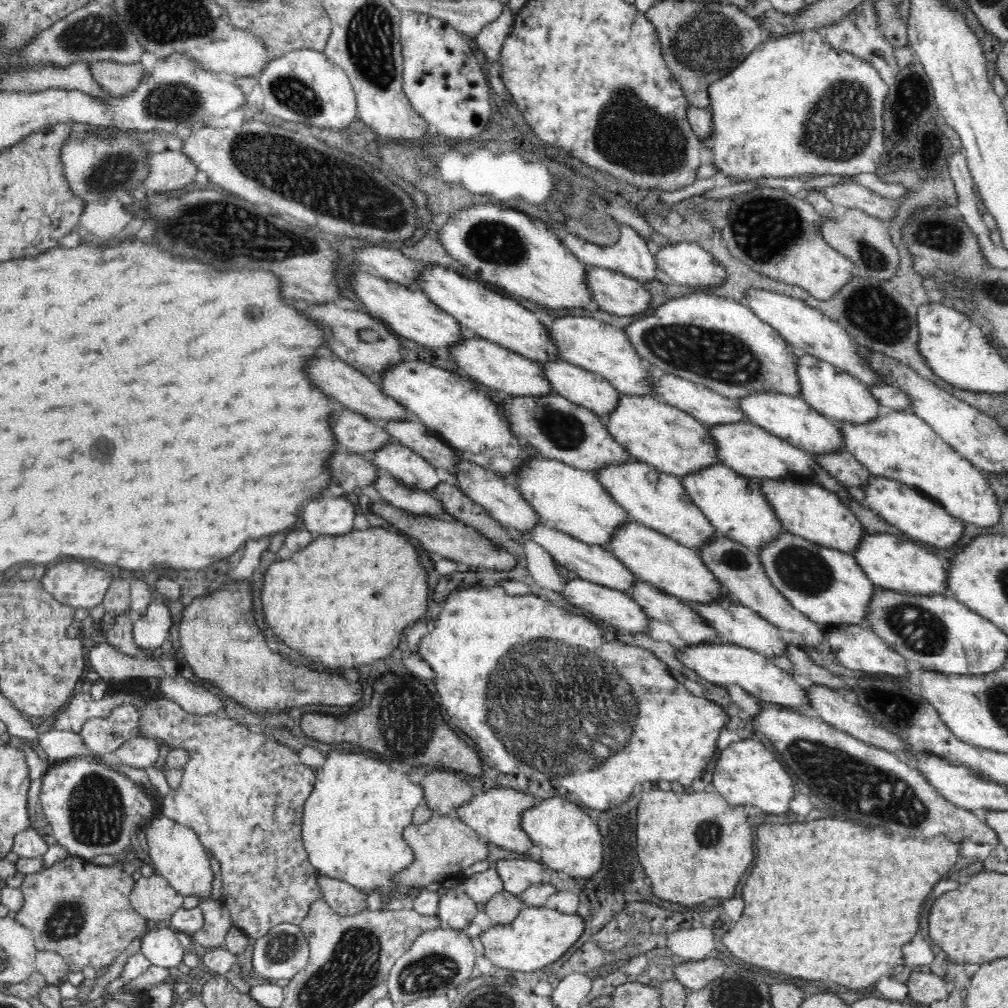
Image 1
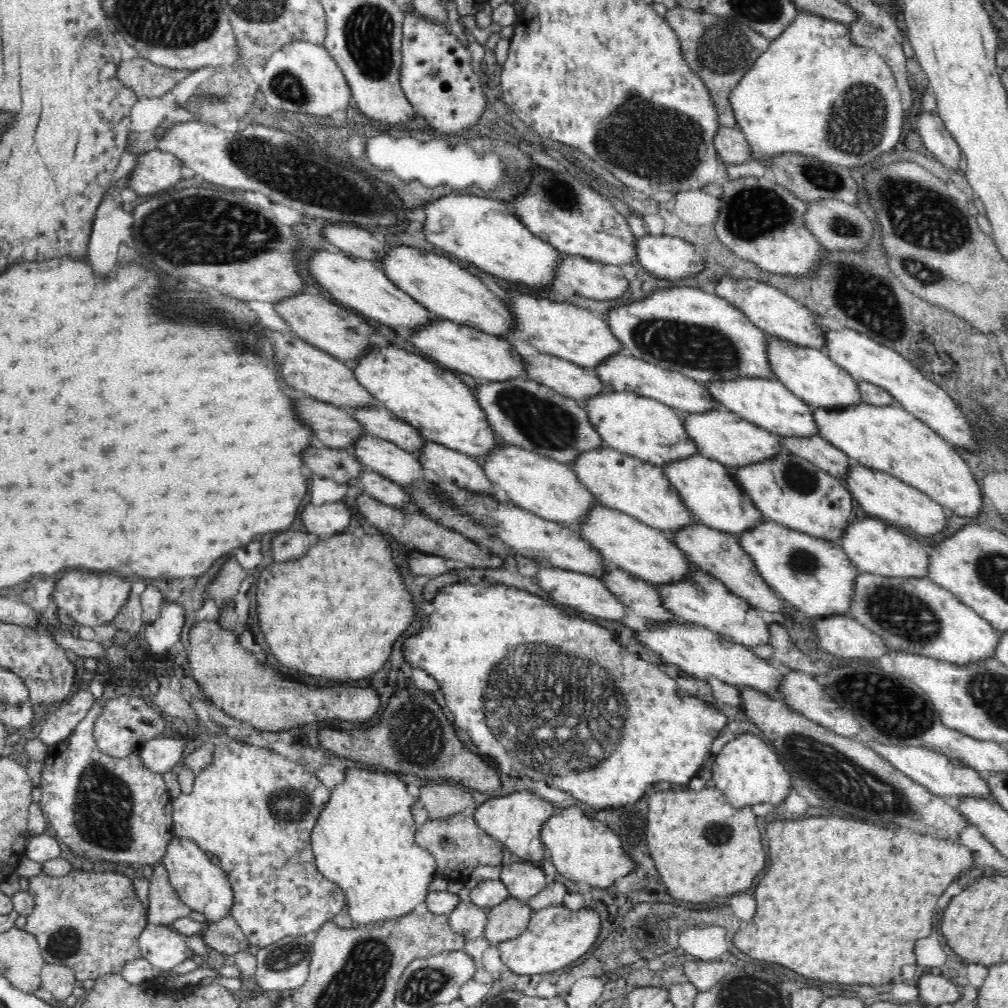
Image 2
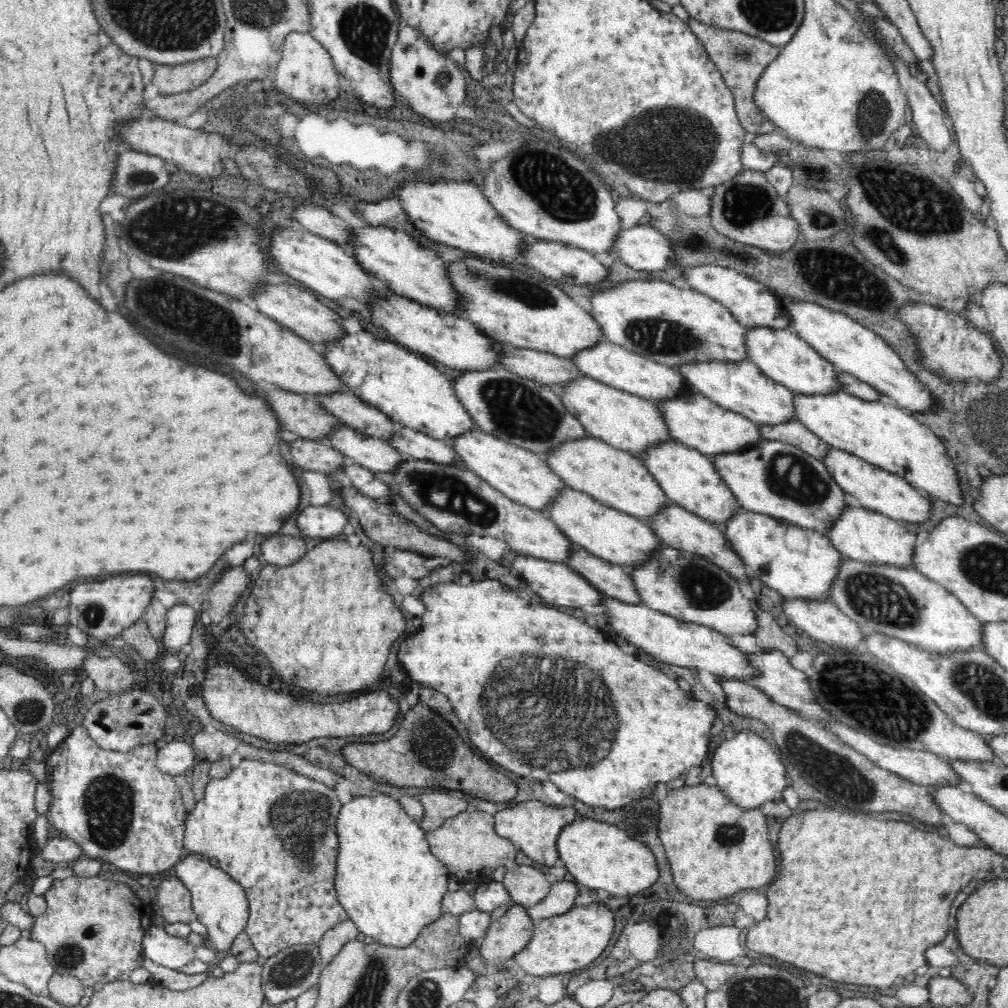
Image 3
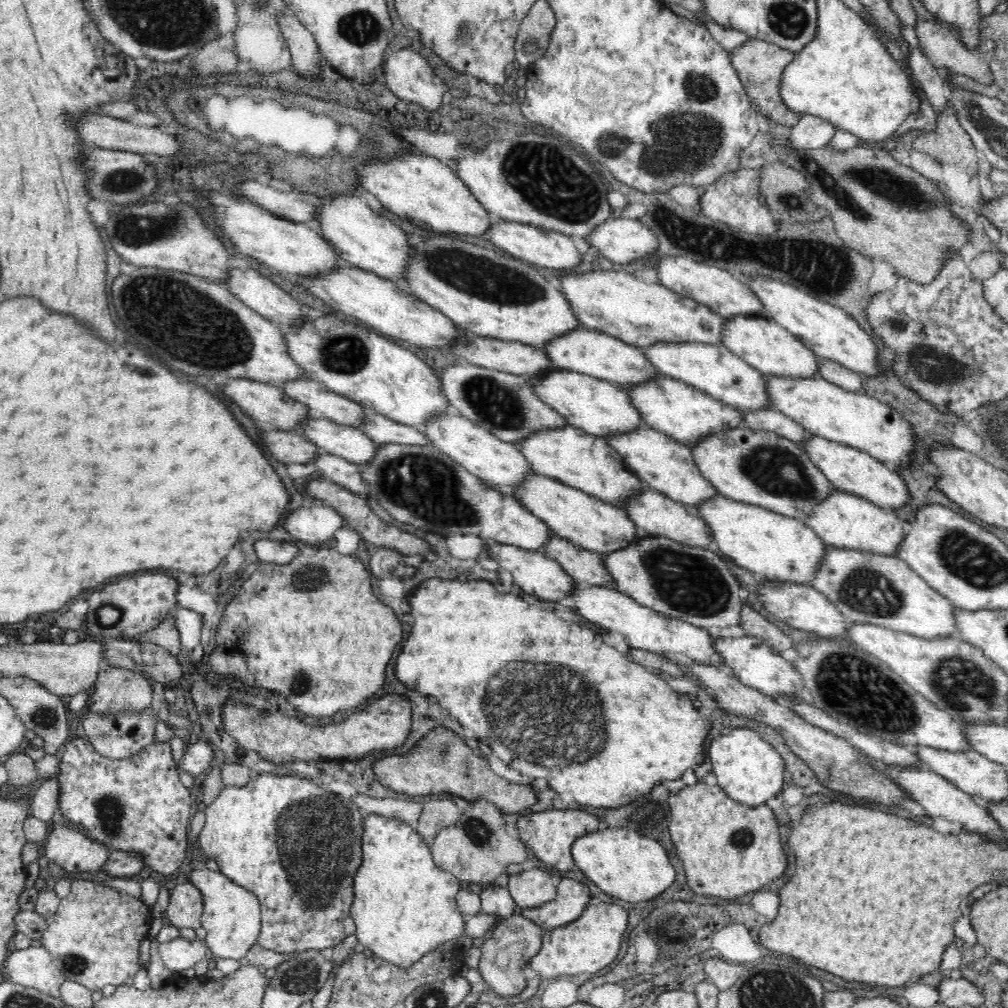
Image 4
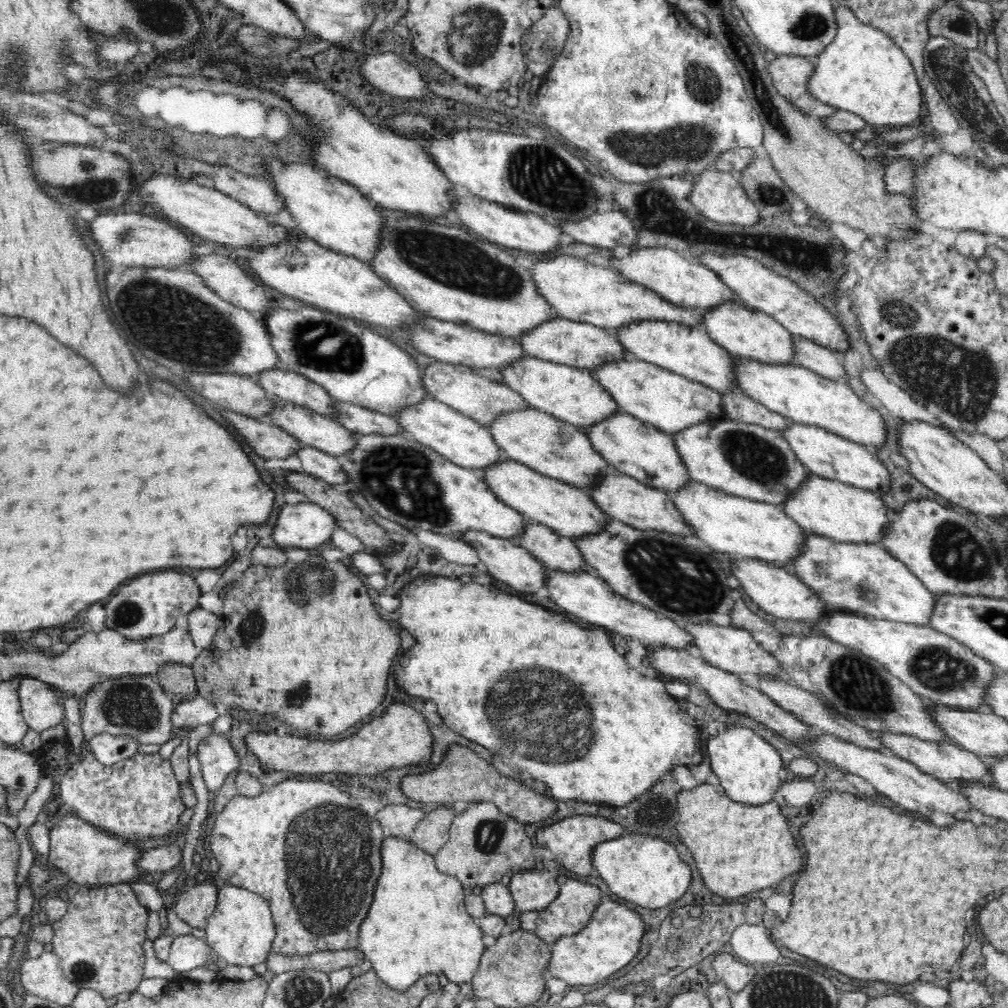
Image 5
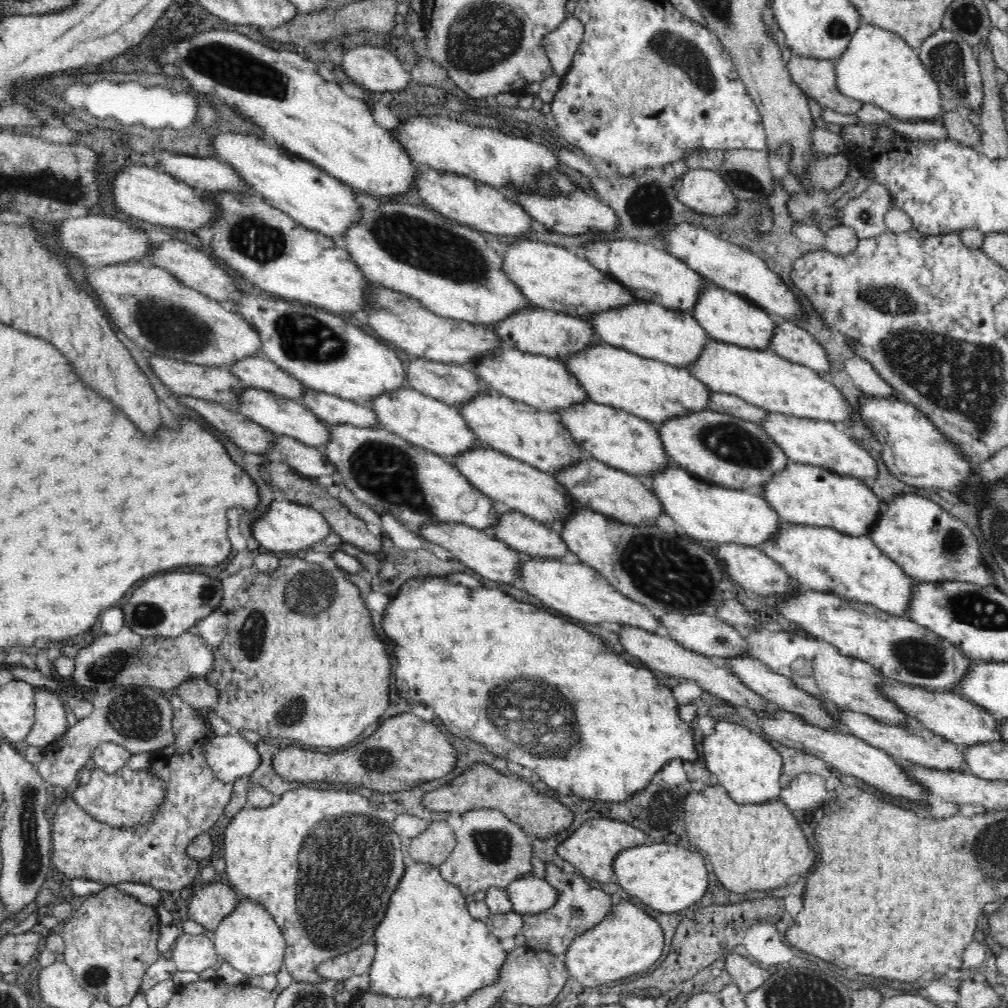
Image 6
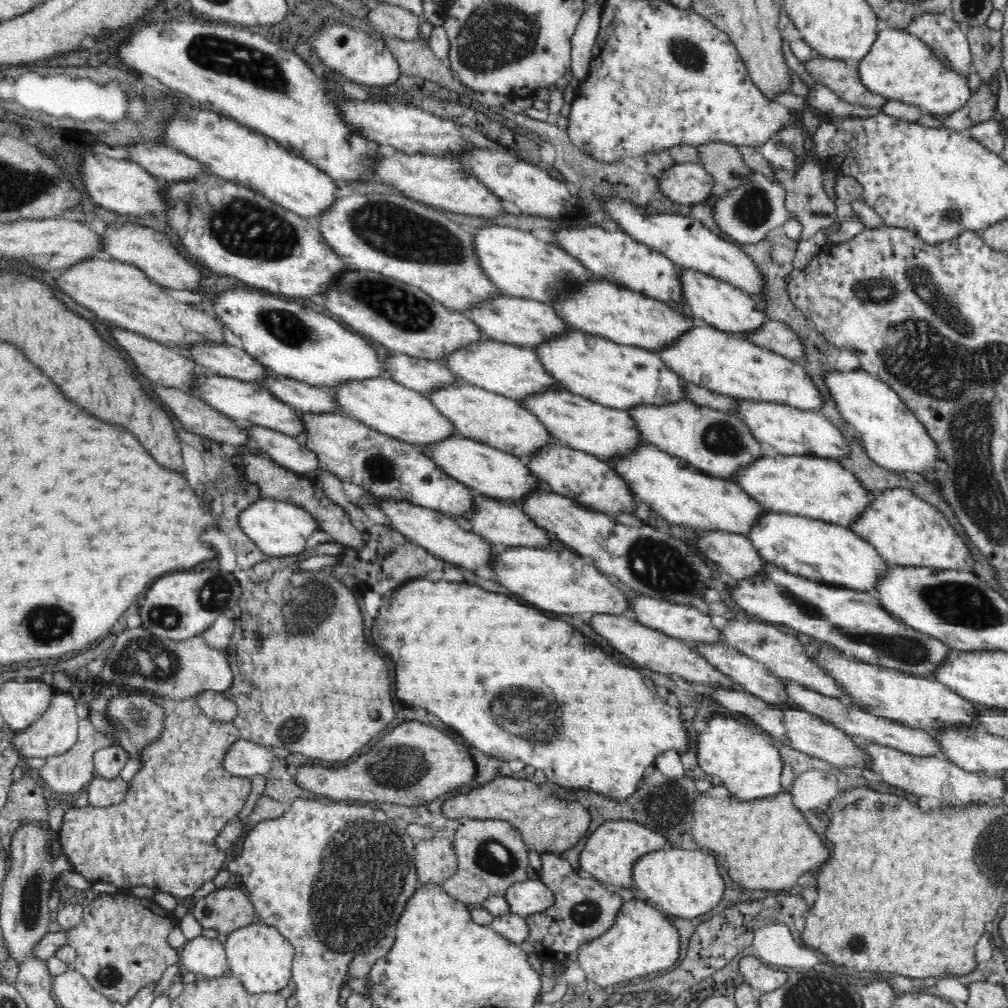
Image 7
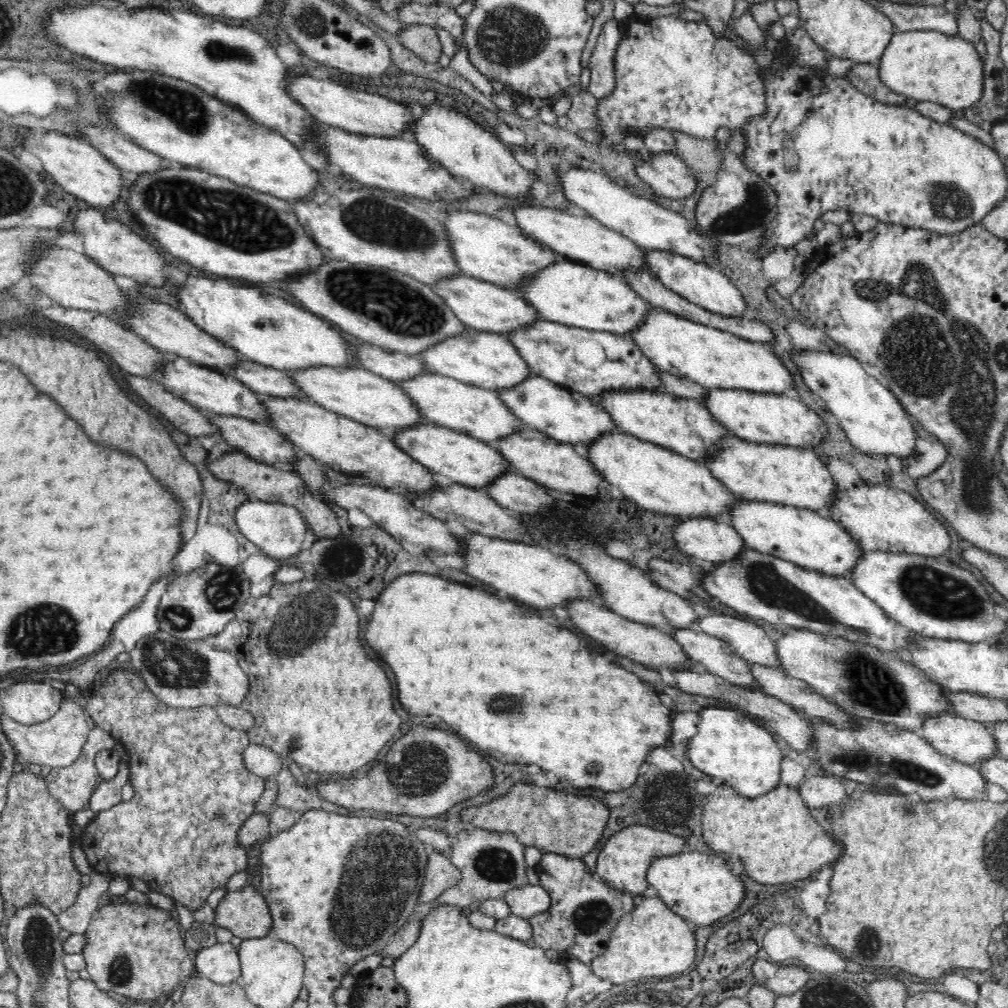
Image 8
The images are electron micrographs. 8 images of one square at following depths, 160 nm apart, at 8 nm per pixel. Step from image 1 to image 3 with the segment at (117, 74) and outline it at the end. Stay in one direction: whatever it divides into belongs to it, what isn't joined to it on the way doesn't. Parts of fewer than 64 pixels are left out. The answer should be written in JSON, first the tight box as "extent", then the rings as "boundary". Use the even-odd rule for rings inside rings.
{"extent":[152,59,208,94],"boundary":[[[208,59],[196,60],[196,64],[186,66],[160,66],[154,65],[155,73],[152,85],[162,94],[170,92],[186,92],[198,88],[208,80]]]}

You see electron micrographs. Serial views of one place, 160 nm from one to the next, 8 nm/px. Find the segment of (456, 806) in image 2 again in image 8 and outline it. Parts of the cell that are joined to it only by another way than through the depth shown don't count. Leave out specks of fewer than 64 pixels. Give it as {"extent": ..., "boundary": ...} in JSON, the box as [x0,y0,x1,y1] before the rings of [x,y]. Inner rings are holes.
{"extent":[419,849,461,902],"boundary":[[[430,849],[419,902],[432,902],[438,899],[448,888],[458,884],[460,879],[461,872],[452,864],[450,858],[435,849]]]}

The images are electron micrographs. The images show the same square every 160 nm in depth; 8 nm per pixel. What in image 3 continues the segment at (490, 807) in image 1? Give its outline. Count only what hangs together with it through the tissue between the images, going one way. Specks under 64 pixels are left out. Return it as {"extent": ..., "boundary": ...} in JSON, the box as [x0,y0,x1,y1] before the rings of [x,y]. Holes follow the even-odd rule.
{"extent":[495,799,577,867],"boundary":[[[538,799],[524,800],[524,802],[518,803],[518,806],[503,809],[495,815],[496,833],[514,843],[514,846],[524,851],[528,858],[548,867],[556,866],[556,862],[560,860],[560,855],[556,850],[556,840],[558,840],[560,830],[566,824],[572,824],[577,820],[576,810],[573,807],[552,806],[538,801]]]}

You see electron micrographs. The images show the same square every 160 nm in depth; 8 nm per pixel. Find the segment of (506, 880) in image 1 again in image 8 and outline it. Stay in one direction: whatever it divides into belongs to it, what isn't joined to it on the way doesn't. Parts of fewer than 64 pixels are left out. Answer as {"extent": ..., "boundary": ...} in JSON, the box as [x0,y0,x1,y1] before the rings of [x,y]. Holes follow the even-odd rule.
{"extent":[502,885,550,919],"boundary":[[[524,885],[512,888],[502,898],[510,907],[511,914],[528,919],[548,910],[550,894],[540,885]]]}

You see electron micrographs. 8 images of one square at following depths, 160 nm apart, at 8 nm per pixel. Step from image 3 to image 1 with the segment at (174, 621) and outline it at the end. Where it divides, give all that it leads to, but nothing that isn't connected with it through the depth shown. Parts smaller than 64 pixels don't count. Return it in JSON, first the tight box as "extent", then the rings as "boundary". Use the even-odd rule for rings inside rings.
{"extent":[133,601,172,650],"boundary":[[[167,601],[164,604],[150,604],[150,608],[146,609],[146,612],[138,621],[135,622],[133,629],[133,641],[142,650],[151,650],[154,648],[160,648],[164,642],[166,642],[168,633],[172,626],[172,614],[168,608]]]}

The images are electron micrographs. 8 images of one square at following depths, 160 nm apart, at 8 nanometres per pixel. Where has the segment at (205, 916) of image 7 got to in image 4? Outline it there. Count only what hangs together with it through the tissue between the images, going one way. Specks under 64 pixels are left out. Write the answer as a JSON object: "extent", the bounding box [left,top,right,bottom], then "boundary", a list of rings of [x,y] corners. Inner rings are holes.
{"extent":[164,882,204,929],"boundary":[[[190,882],[182,883],[170,891],[169,905],[164,914],[177,928],[196,929],[201,926],[203,906],[204,900],[200,890]]]}

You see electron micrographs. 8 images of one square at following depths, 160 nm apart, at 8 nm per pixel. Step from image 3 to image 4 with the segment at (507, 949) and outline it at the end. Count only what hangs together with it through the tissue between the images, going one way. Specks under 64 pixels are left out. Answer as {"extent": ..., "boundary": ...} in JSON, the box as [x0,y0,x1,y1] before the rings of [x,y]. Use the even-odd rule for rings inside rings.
{"extent":[477,914,543,998],"boundary":[[[521,914],[499,918],[496,926],[492,928],[481,945],[481,957],[477,970],[486,986],[504,998],[522,994],[527,980],[524,977],[524,968],[528,966],[530,958],[540,952],[542,936],[543,930]]]}

